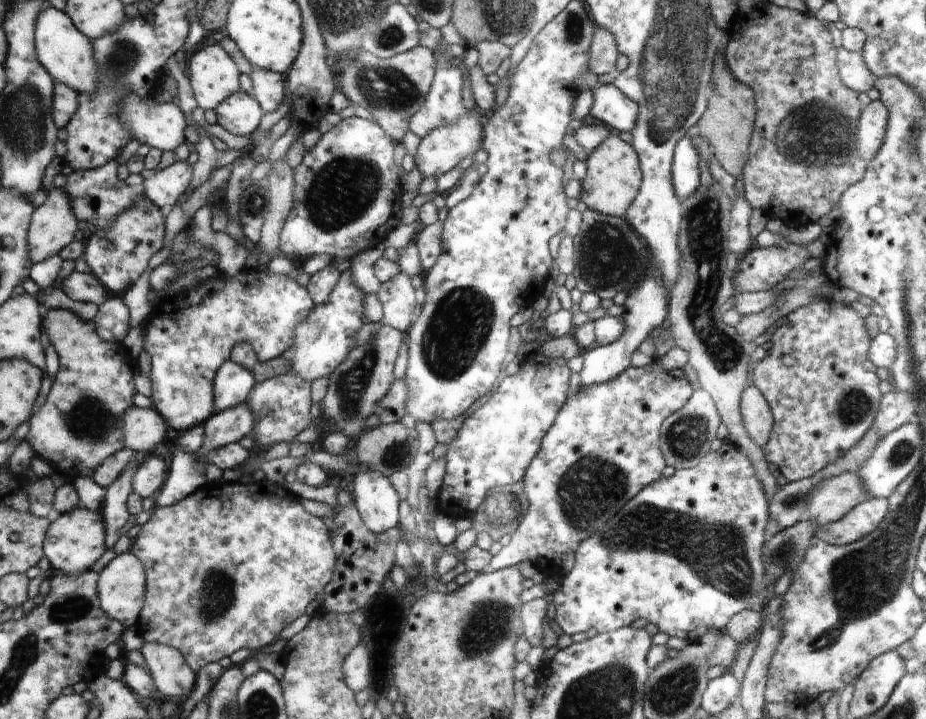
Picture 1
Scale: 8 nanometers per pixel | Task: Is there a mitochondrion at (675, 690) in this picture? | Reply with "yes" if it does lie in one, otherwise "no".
yes

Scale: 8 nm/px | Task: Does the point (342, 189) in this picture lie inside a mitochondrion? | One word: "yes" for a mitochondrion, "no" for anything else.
yes

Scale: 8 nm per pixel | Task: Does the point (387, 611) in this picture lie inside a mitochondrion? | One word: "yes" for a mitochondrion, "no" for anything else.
no

